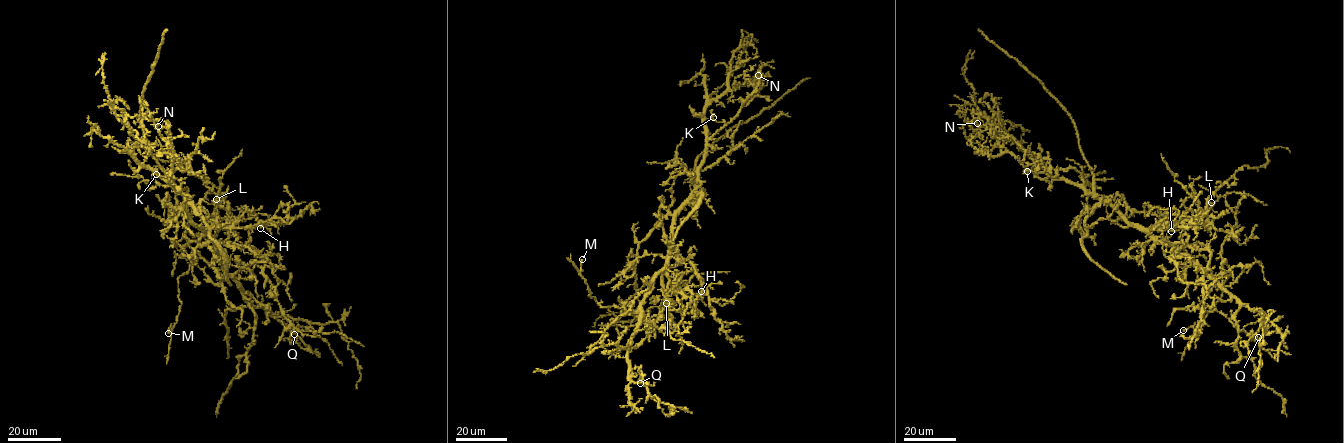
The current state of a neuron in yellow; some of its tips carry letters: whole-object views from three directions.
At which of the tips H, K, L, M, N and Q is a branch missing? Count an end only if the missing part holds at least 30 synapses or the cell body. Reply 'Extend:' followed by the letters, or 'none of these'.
Extend: none of these

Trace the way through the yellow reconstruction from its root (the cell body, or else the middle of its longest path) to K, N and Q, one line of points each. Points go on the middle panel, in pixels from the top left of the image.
K: (671, 243), (672, 222), (695, 187), (706, 144), (724, 126), (724, 123), (713, 117)
N: (671, 243), (672, 222), (695, 187), (704, 156), (707, 137), (703, 120), (707, 105), (763, 75), (758, 75)
Q: (671, 243), (666, 266), (655, 276), (641, 306), (627, 355), (630, 379), (644, 384), (642, 378), (640, 383)

